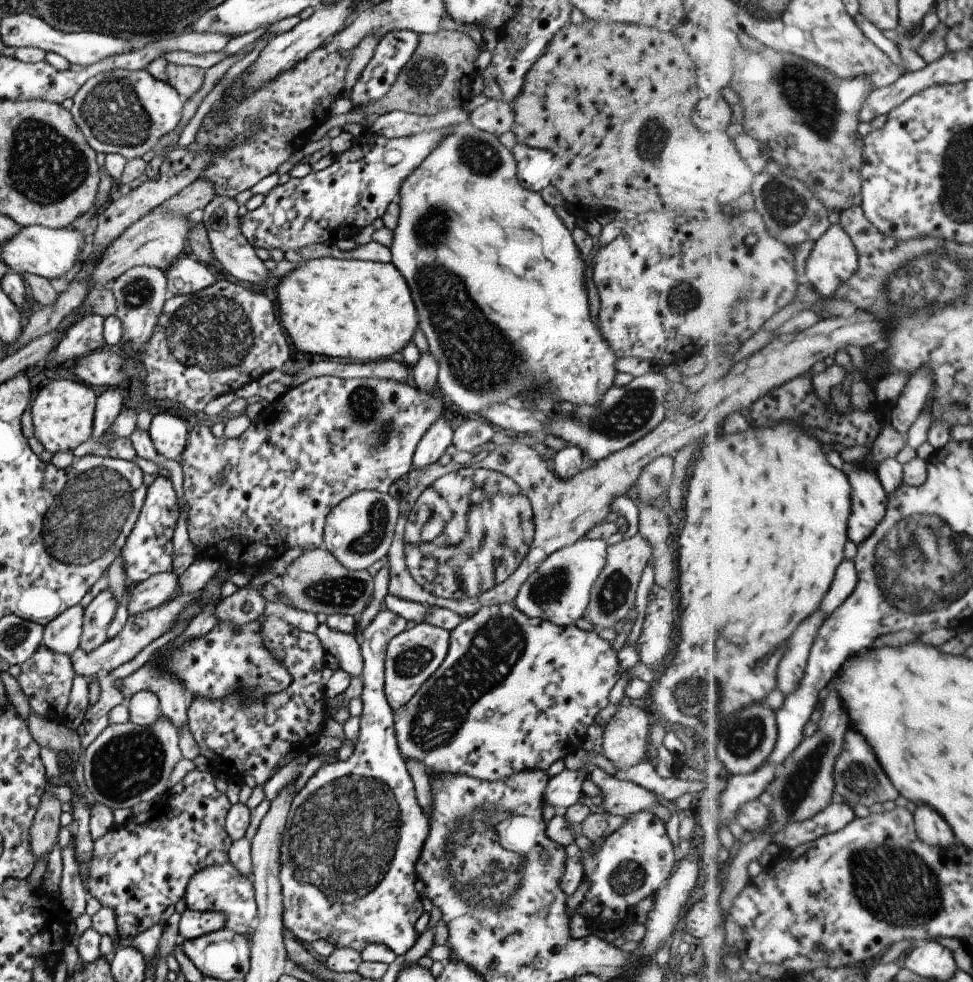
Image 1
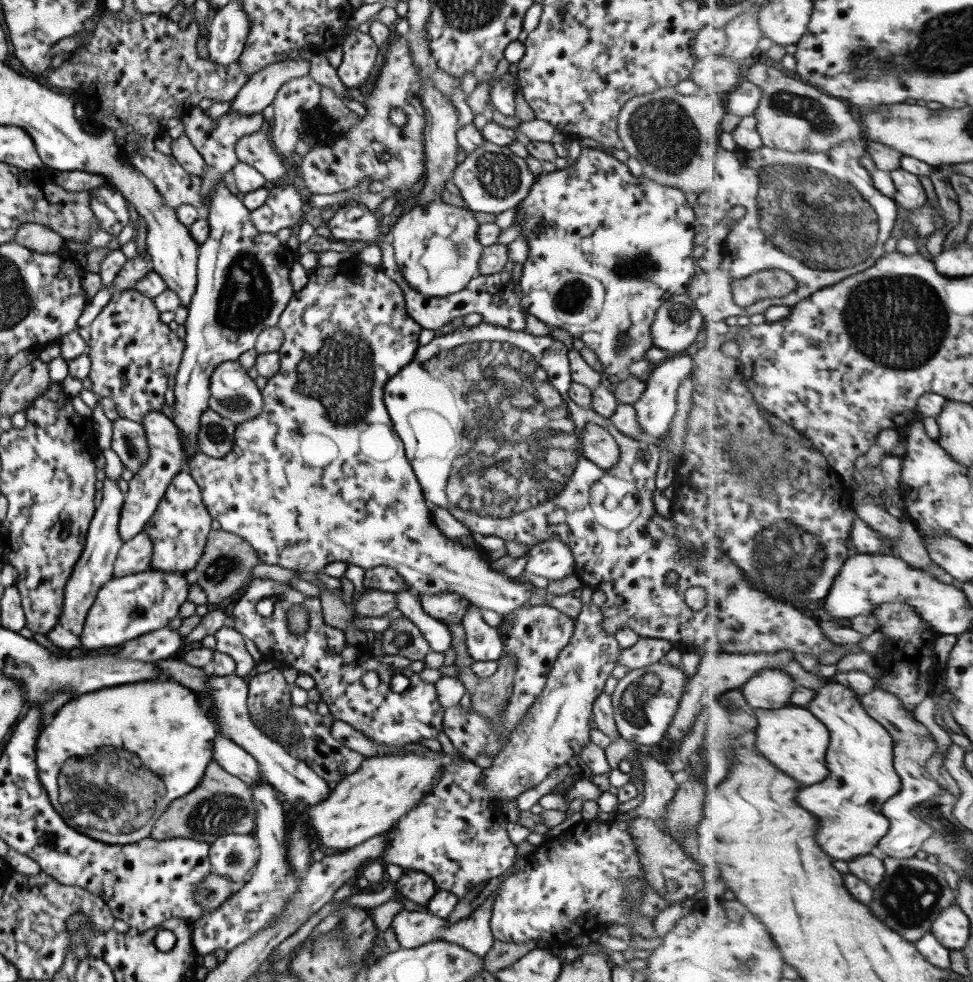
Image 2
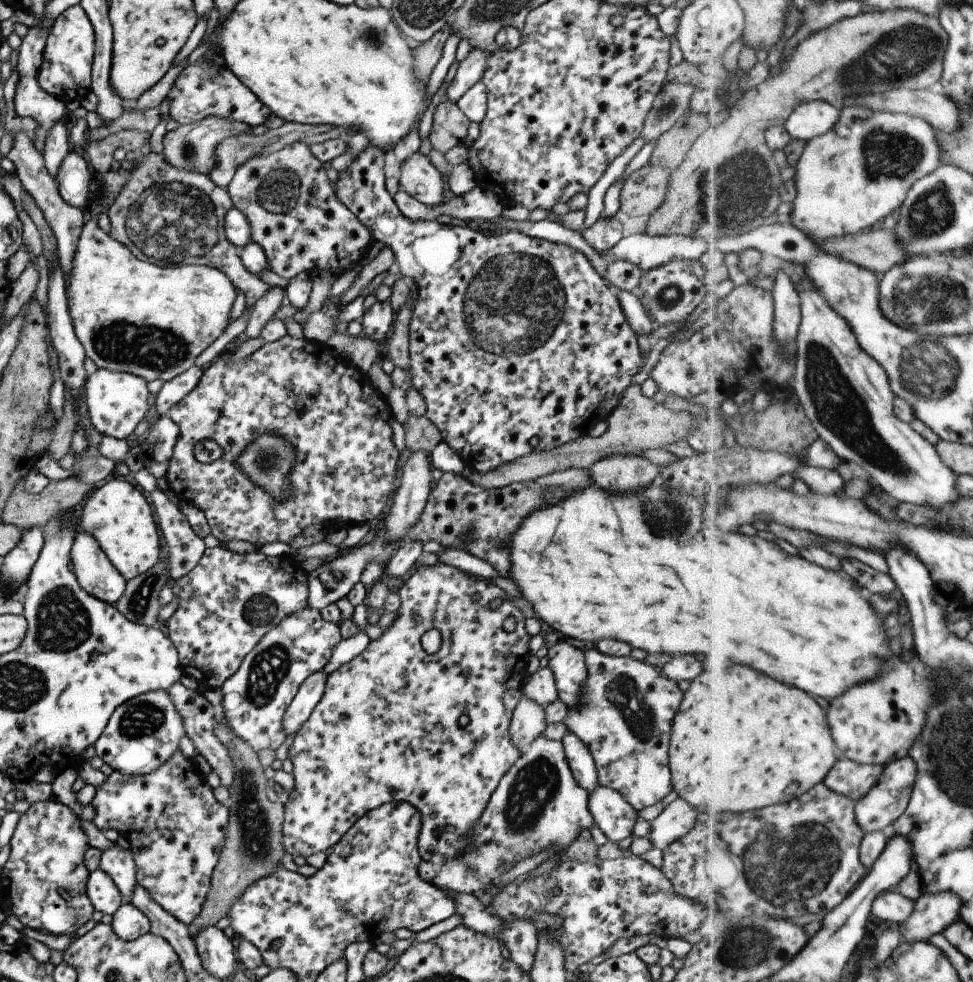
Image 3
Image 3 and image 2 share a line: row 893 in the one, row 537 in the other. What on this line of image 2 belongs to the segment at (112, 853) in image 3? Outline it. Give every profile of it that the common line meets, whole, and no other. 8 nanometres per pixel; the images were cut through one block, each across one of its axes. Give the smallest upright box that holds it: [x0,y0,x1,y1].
[117,411,186,542]

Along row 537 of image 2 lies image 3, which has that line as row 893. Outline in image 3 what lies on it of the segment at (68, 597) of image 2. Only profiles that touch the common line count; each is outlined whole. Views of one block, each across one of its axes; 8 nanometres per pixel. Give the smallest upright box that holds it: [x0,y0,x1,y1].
[85,869,123,915]

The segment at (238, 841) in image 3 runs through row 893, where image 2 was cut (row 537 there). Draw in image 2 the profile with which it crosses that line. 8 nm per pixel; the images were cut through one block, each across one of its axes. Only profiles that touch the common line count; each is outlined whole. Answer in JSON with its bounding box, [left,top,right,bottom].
[190,529,261,607]

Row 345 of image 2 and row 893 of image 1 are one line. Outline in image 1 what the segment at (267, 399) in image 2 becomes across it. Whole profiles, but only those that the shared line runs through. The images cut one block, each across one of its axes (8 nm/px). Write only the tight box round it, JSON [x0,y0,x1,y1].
[277,607,429,956]

